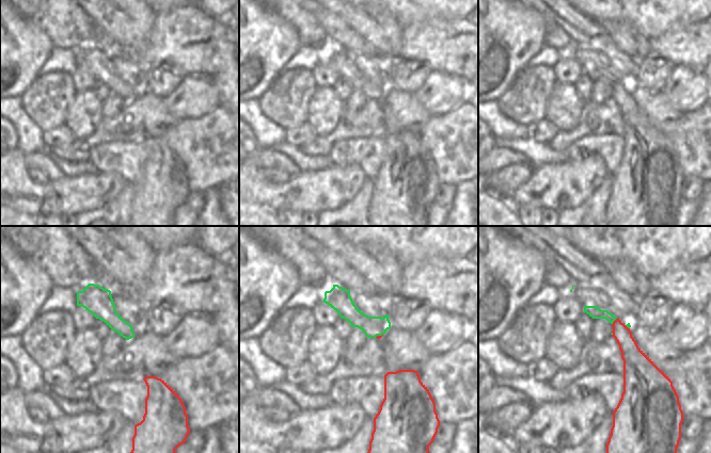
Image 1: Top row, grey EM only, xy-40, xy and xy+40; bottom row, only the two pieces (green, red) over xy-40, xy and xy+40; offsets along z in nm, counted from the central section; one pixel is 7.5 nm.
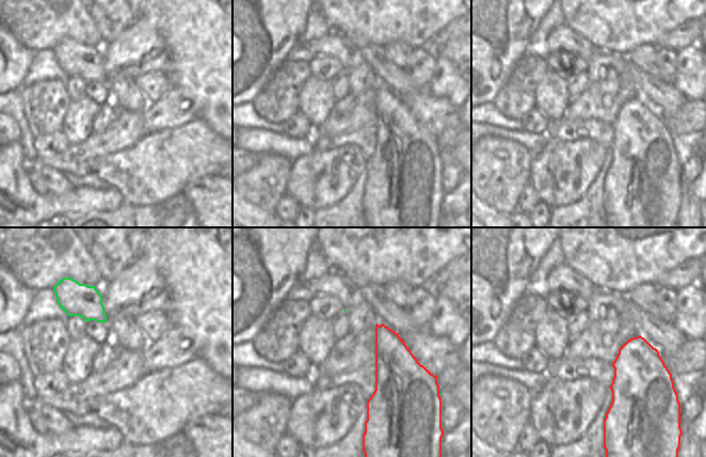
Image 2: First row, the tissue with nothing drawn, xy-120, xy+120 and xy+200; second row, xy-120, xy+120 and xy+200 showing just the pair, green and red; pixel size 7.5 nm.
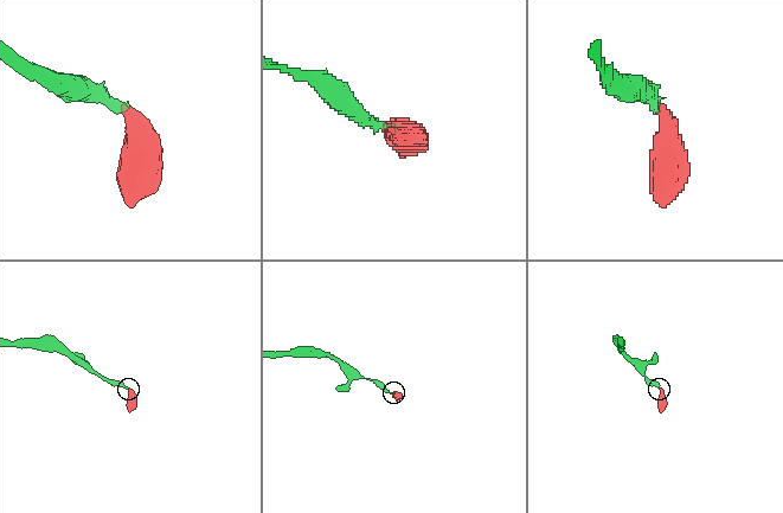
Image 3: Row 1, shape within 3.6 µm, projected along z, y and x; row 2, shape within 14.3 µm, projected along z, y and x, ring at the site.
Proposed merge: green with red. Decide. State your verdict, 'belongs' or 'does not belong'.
belongs

